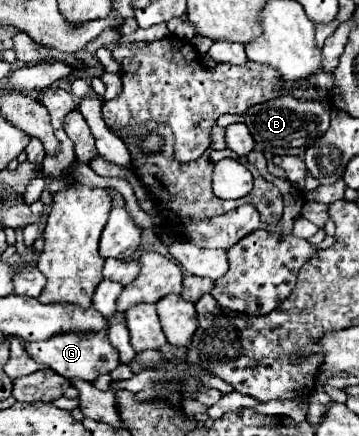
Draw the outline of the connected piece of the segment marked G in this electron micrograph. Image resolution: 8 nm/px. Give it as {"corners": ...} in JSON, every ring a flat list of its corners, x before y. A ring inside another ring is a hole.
{"corners":[[107,329,101,331,89,331,89,335,79,331,65,331,57,333,51,339,37,341,37,343,25,343,27,353,41,365,51,367,59,375,67,379,81,379,81,381,93,381,101,373,111,373,119,365,119,351,109,343]]}

